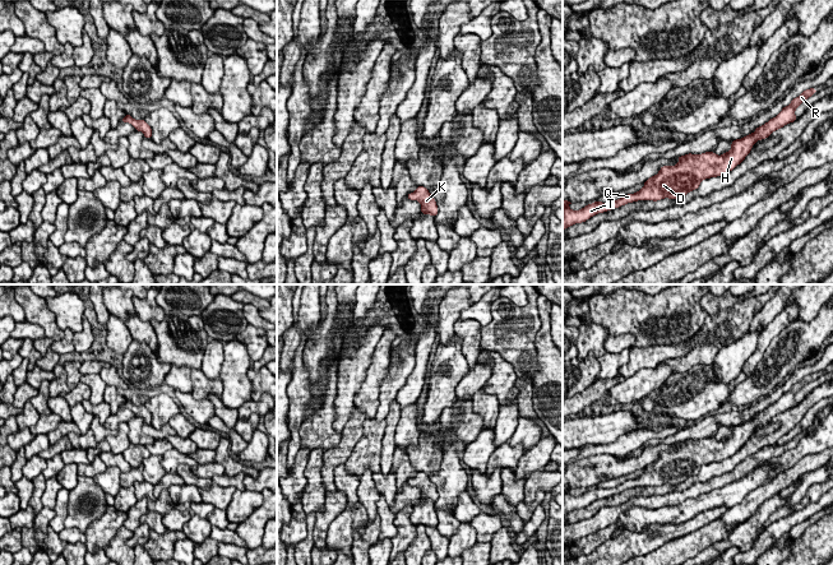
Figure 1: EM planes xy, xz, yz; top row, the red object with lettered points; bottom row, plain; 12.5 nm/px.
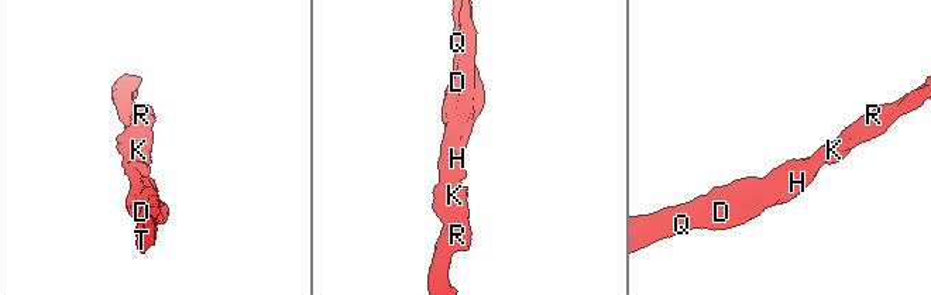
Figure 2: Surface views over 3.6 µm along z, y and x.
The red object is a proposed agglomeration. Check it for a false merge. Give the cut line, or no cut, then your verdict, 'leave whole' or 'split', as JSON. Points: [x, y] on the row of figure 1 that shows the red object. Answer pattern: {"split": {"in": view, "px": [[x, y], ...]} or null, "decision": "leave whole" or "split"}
{"split": null, "decision": "leave whole"}

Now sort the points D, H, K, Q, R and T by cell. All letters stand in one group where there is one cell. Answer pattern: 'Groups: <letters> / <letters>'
Groups: D H K Q R T

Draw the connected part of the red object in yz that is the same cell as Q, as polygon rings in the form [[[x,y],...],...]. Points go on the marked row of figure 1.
[[[816,88],[804,91],[799,97],[793,98],[788,106],[783,107],[776,117],[758,126],[754,133],[733,140],[731,143],[732,149],[725,152],[722,156],[717,156],[709,150],[702,154],[688,153],[677,157],[677,165],[662,166],[657,175],[644,181],[644,186],[638,193],[626,194],[612,203],[594,202],[580,210],[570,209],[568,205],[571,203],[569,200],[563,200],[563,230],[575,223],[586,222],[598,213],[620,208],[628,203],[681,198],[698,189],[703,180],[722,176],[732,171],[745,159],[758,140],[767,139],[773,131],[796,121],[795,110],[815,93]]]

